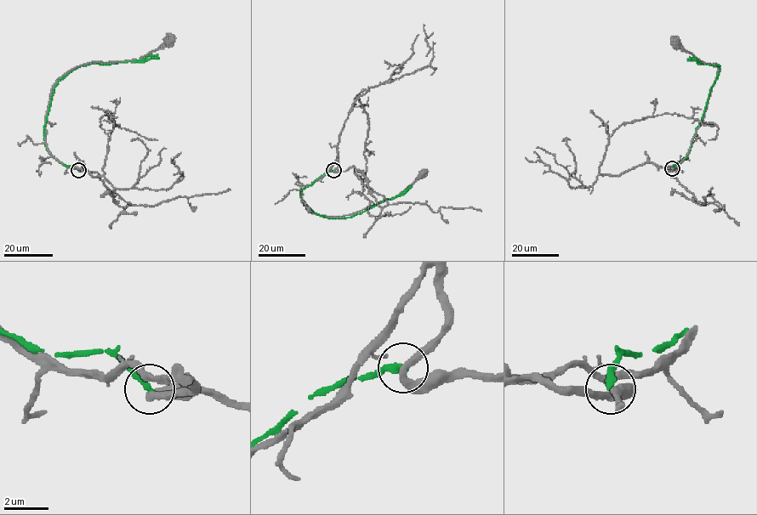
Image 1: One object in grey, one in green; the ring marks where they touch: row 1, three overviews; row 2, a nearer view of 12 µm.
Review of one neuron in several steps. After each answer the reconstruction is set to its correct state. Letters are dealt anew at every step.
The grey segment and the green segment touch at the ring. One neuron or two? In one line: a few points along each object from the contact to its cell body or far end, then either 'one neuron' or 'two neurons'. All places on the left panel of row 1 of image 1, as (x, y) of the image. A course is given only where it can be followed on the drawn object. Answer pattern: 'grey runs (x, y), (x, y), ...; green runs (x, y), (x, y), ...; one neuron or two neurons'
grey runs (78, 170), (83, 169), (68, 167), (47, 146), (45, 121), (52, 86), (78, 66), (139, 59), (168, 39); green runs (78, 170), (60, 163), (46, 146), (44, 127), (54, 87), (82, 65), (142, 62), (158, 57); two neurons

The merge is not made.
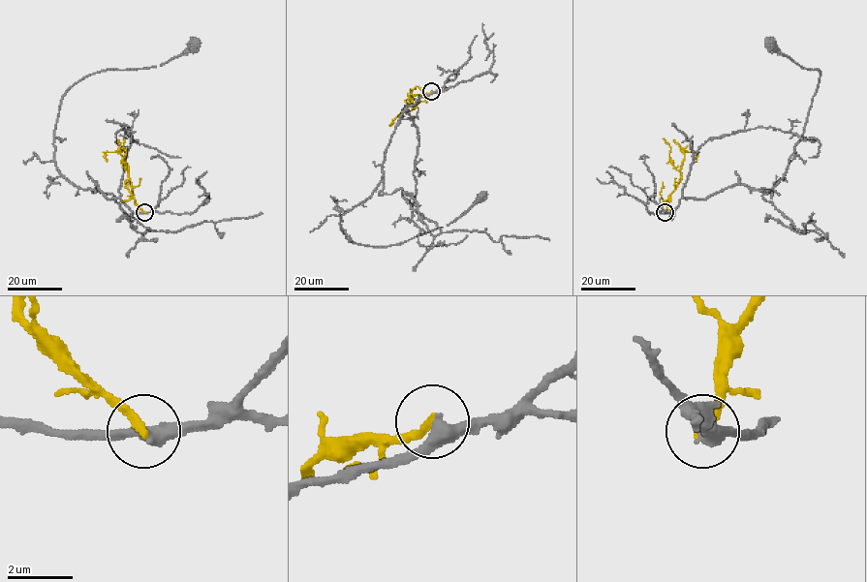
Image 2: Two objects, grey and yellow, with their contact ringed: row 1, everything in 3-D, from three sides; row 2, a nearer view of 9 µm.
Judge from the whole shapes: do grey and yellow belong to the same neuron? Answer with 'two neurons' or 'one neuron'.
two neurons

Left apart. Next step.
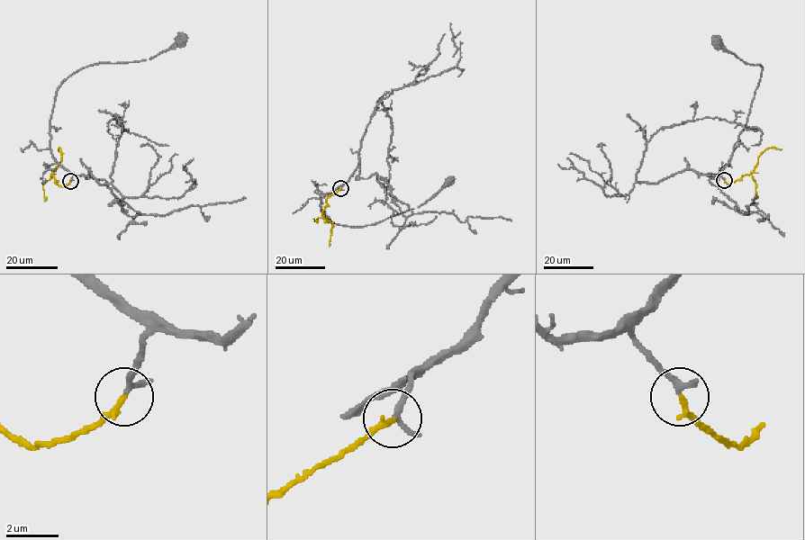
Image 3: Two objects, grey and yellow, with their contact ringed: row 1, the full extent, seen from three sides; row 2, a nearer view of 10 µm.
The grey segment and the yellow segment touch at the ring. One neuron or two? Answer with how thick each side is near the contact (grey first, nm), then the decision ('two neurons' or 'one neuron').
180 nm thick on the grey side, 240 nm on the other; one neuron

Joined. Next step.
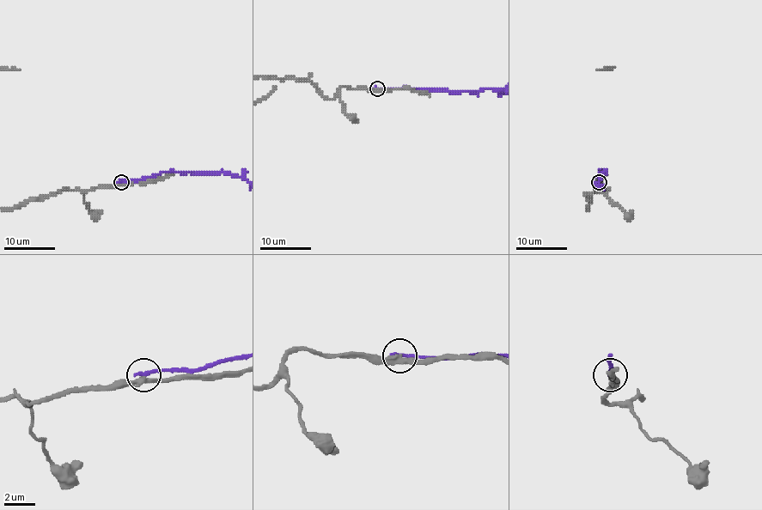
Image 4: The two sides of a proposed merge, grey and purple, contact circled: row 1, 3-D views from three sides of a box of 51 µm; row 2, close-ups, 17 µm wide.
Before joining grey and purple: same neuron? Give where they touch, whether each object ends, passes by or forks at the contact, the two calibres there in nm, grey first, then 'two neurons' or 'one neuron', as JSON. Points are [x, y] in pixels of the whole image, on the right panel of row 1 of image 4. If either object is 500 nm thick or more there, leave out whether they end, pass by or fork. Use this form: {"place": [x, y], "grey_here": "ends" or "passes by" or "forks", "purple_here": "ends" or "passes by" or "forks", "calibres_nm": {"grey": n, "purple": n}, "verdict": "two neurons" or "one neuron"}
{"place": [599, 182], "grey_here": "passes by", "purple_here": "ends", "calibres_nm": {"grey": 320, "purple": 260}, "verdict": "two neurons"}

